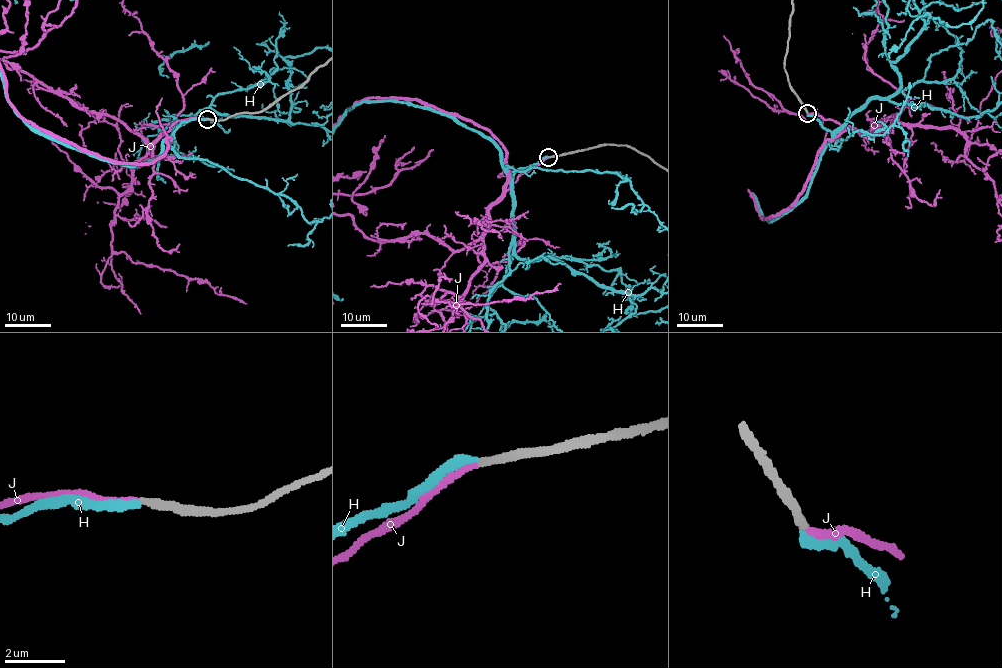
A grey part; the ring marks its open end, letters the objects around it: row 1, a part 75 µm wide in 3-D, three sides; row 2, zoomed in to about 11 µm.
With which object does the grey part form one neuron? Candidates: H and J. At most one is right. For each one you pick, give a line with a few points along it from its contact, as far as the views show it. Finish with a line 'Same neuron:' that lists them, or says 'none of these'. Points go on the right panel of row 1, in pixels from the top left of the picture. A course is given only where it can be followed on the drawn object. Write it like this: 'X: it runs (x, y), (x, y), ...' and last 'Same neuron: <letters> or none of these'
J: it runs (807, 112), (889, 125), (817, 142), (788, 108), (839, 51), (891, 55), (897, 105), (840, 207), (844, 248)
Same neuron: J

